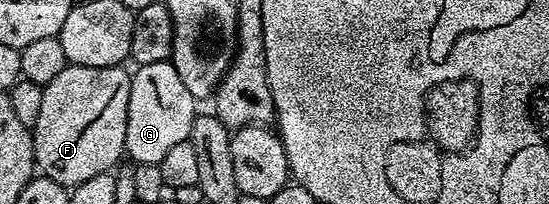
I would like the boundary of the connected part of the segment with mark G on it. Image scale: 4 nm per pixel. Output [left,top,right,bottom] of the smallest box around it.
[125,60,199,165]

